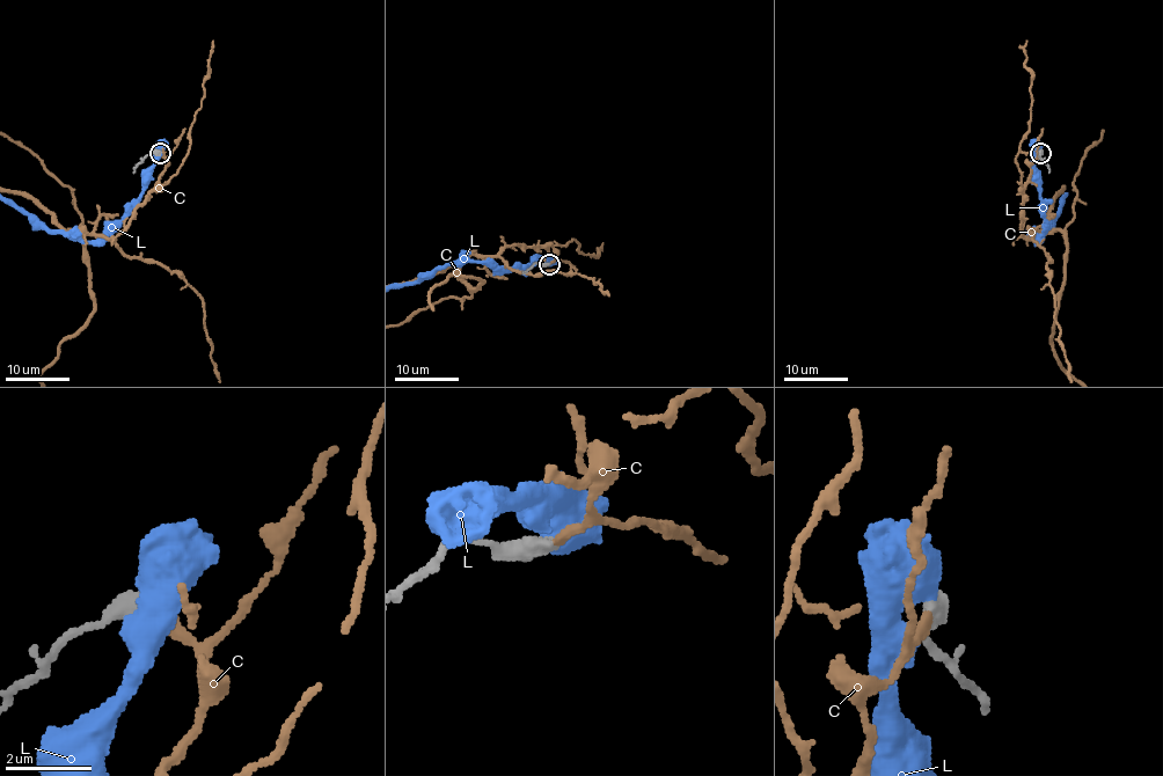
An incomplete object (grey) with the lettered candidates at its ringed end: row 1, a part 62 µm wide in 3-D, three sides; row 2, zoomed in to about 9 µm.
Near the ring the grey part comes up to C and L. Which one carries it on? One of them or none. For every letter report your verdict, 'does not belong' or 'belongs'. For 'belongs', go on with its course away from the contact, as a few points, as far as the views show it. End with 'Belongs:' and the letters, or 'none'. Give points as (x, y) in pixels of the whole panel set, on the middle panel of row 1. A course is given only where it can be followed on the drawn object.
C: belongs
L: does not belong
Belongs: C

